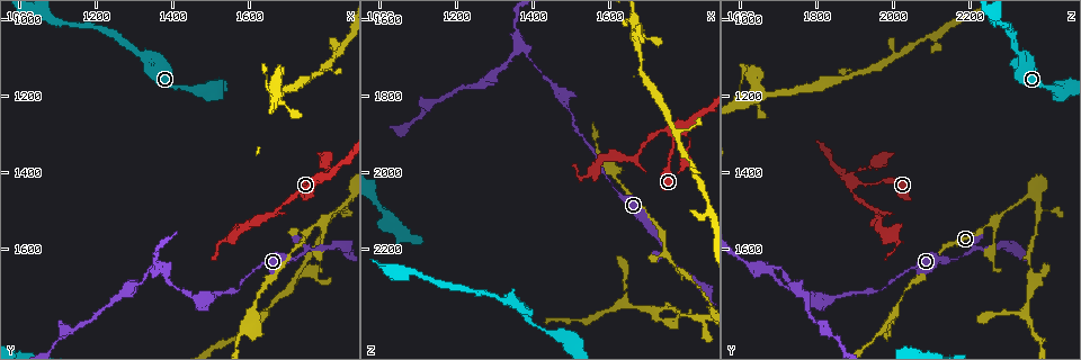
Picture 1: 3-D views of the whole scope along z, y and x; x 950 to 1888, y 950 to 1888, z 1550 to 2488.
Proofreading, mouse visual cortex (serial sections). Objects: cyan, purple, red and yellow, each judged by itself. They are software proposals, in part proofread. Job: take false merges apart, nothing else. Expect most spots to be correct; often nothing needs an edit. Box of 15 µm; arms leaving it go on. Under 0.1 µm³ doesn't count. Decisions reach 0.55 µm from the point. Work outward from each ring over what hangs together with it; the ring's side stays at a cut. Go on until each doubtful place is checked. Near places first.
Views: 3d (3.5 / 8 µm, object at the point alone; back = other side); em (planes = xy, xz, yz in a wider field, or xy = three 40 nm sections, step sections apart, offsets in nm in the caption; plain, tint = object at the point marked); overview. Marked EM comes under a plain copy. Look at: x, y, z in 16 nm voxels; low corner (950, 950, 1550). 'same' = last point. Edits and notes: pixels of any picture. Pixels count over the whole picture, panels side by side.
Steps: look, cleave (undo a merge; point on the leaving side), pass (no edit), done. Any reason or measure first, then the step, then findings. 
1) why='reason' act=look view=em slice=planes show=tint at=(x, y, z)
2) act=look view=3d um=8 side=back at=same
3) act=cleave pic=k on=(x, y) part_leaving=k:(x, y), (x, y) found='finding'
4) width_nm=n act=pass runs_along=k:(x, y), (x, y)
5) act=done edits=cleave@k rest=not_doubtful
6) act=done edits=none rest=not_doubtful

why='branch point' act=look view=3d um=3.5 at=(1780, 1535, 2255)

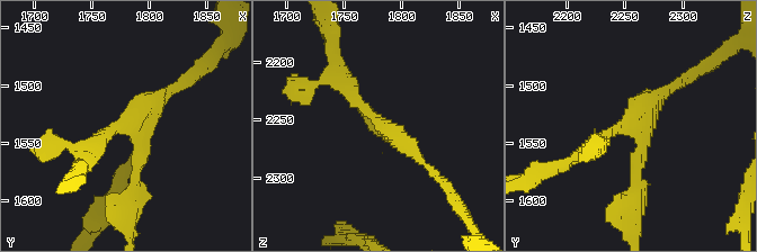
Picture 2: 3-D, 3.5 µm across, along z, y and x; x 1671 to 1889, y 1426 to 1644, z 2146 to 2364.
why='shape alone is not enough' act=look view=em slice=xy step=3 show=tint at=(1784, 1532, 2254)

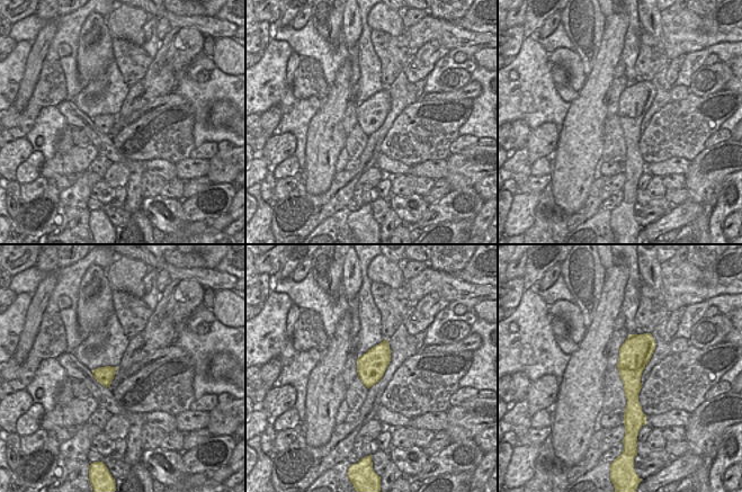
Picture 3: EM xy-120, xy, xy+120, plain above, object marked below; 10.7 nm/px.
act=pass runs_along=3:(647, 336), (632, 360), (631, 418) found='all the same cell'

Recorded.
why='sharp bend' act=look view=3d um=3.5 side=back at=(1720, 1665, 2360)

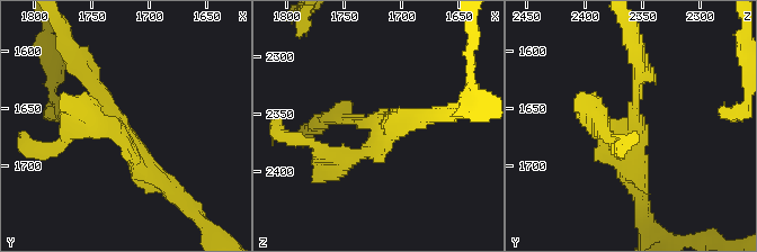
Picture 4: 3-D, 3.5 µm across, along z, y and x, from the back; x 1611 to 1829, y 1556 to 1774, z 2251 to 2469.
act=look view=em slice=xy step=3 show=tint at=(1724, 1670, 2356)

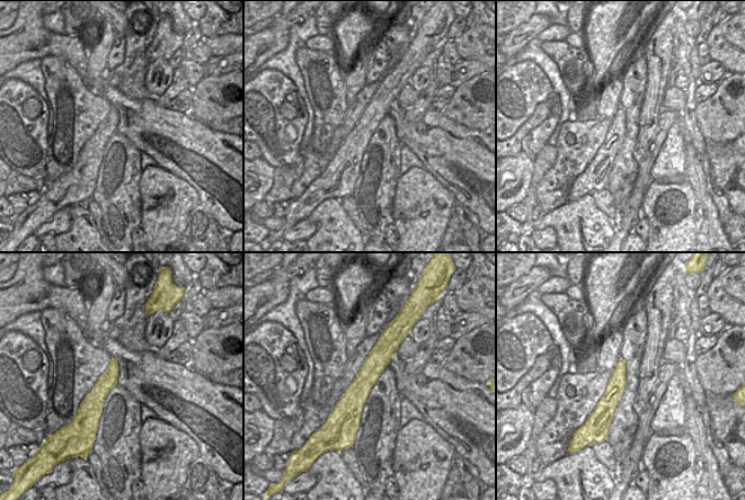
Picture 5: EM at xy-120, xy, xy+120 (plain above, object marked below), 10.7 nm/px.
act=look view=em slice=xy step=1 show=tint at=same

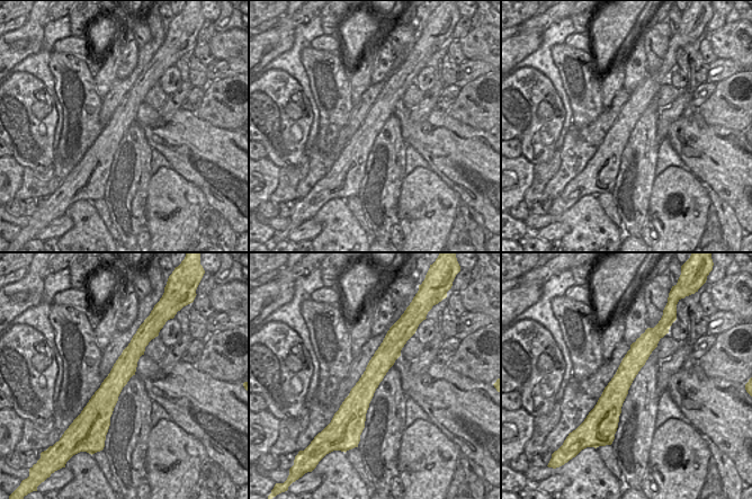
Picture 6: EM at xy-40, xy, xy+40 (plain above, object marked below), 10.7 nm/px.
act=pass runs_along=4:(78, 68), (140, 164), (168, 188) found='continuous, no second cell'

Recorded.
why='two arms in line, one across' act=look view=3d um=8 at=(1645, 1765, 2345)

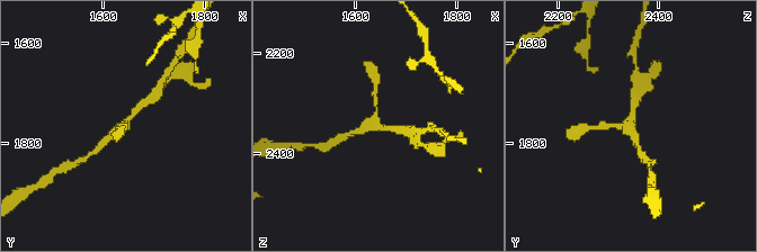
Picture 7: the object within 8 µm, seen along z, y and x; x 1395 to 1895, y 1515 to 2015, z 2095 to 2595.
why='closer look' act=look view=3d um=3.5 at=(1640, 1755, 2345)

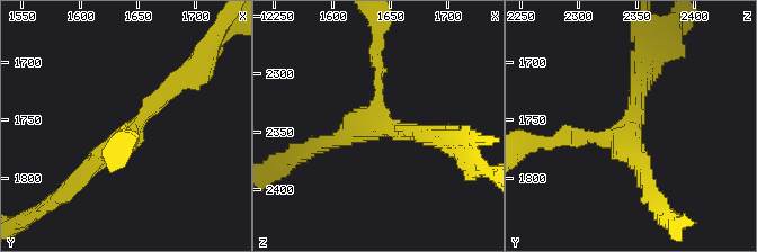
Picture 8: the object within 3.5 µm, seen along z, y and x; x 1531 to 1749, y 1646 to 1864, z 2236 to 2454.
why='now the EM' act=look view=em slice=planes show=tint at=(1642, 1760, 2342)

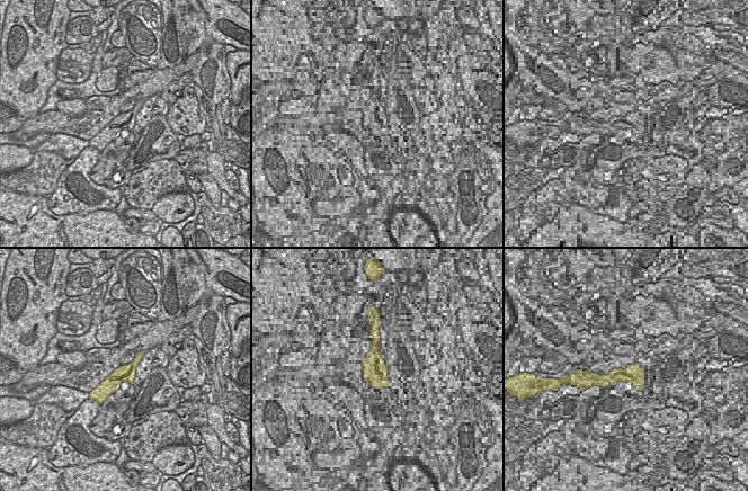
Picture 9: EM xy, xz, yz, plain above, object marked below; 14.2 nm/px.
act=pass runs_along=9:(139, 356), (97, 395) found='all the same cell'

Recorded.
why='sharp bend' act=look view=em slice=xy step=5 show=tint at=(1365, 1645, 1670)

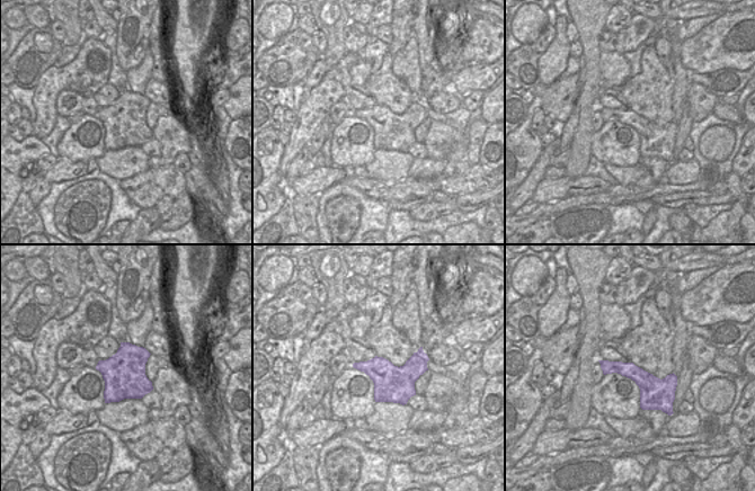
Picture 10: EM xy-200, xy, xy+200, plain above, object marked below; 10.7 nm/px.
why='see where the arms go' act=look view=3d um=3.5 at=same

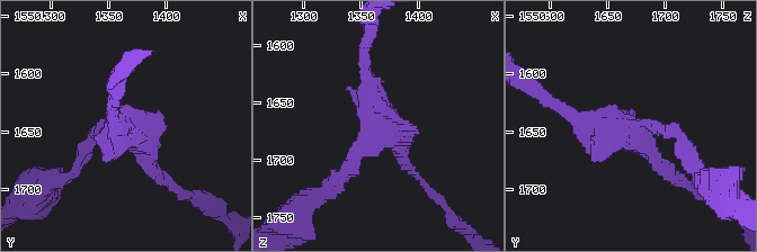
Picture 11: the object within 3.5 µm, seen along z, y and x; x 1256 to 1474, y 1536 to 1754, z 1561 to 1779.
width_nm=380 act=pass runs_along=11:(165, 177), (123, 125), (88, 145) found='continuous, no second cell'

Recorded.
act=done edits=none rest=not_doubtful

